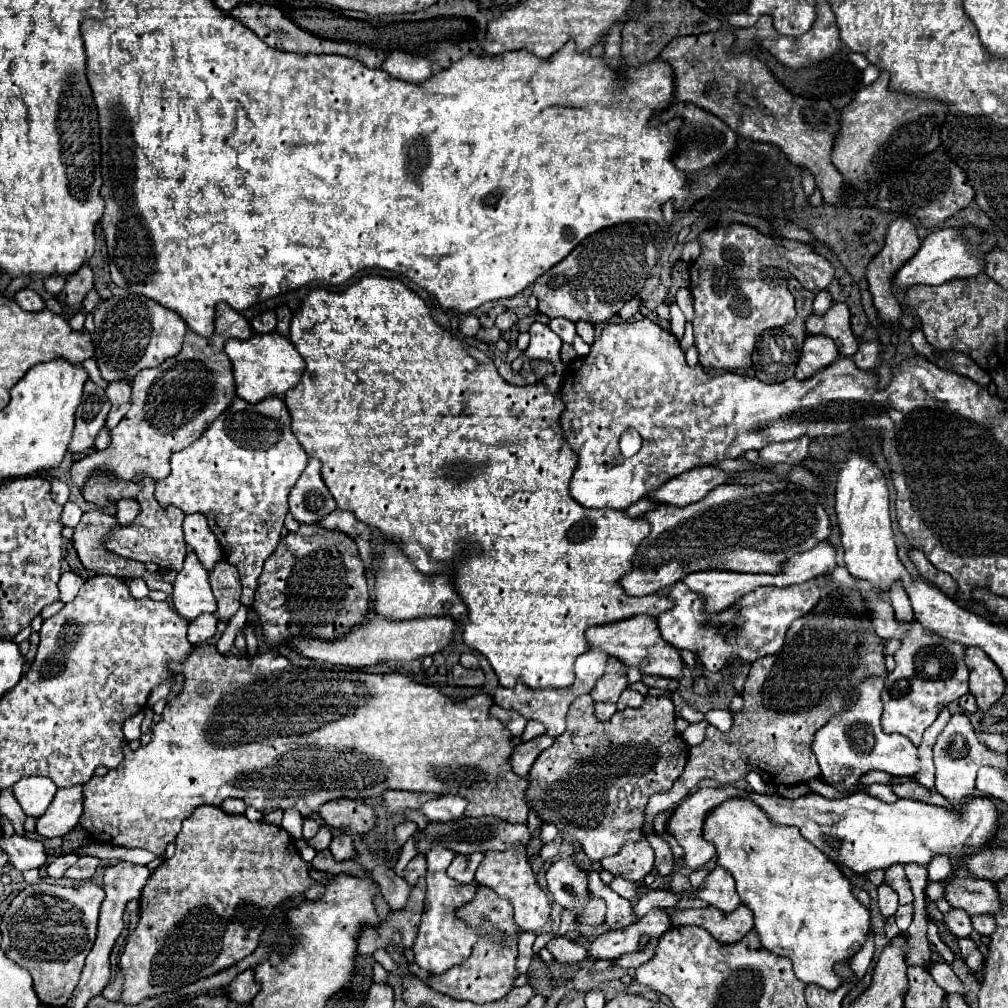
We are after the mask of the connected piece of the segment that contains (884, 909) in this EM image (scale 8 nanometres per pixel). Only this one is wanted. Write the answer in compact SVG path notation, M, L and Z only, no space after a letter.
M886 883L878 887L878 907L884 917L892 917L898 909L898 895Z

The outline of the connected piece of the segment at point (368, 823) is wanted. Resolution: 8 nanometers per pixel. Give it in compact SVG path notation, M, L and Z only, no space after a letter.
M334 799L328 801L318 809L322 819L328 827L334 827L342 833L354 833L354 835L366 835L372 831L372 825L376 825L376 813L372 807L364 805L356 799Z

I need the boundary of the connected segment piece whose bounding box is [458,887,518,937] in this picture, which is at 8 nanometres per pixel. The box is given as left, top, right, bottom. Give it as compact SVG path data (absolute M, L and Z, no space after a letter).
M486 887L480 889L478 897L472 903L458 909L458 917L462 917L468 925L474 925L474 927L482 919L488 919L488 921L492 921L492 925L496 929L502 929L510 937L516 937L516 931L518 931L518 927L514 925L514 919L512 919L510 901L498 897L496 893L492 893Z

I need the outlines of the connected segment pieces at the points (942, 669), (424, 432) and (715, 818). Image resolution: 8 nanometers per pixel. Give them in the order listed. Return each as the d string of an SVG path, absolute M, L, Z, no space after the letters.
M914 621L902 639L902 647L894 655L896 669L884 679L882 729L886 733L902 733L910 737L914 745L920 745L924 731L936 721L940 707L968 693L968 667L962 657L962 645L936 637Z
M366 275L344 291L314 289L304 299L302 309L294 315L290 327L290 339L306 361L306 371L300 383L284 397L296 439L310 457L322 461L322 477L336 499L338 509L352 511L362 523L380 529L386 537L396 539L418 571L438 575L446 571L446 567L450 569L452 587L468 607L468 621L464 625L462 639L470 649L480 651L492 663L502 687L514 687L516 681L524 681L532 689L568 687L574 683L574 659L588 651L584 637L588 627L608 621L622 621L642 613L656 617L672 607L670 599L664 595L656 593L646 597L630 597L618 585L622 573L630 569L630 559L634 557L636 547L650 533L650 525L642 519L628 519L624 511L586 509L570 497L568 483L576 469L576 455L568 445L564 445L558 423L564 403L558 393L550 393L544 383L516 387L504 381L486 353L460 343L438 323L434 323L426 303L400 279Z
M732 797L714 807L704 819L704 839L716 845L716 859L734 881L742 905L754 913L754 929L766 949L776 955L788 957L794 965L794 973L804 983L814 983L834 991L840 987L840 979L834 973L834 963L850 959L866 941L870 929L870 911L860 905L850 893L850 881L842 875L836 863L832 863L820 849L808 843L796 827L776 825L750 797Z

